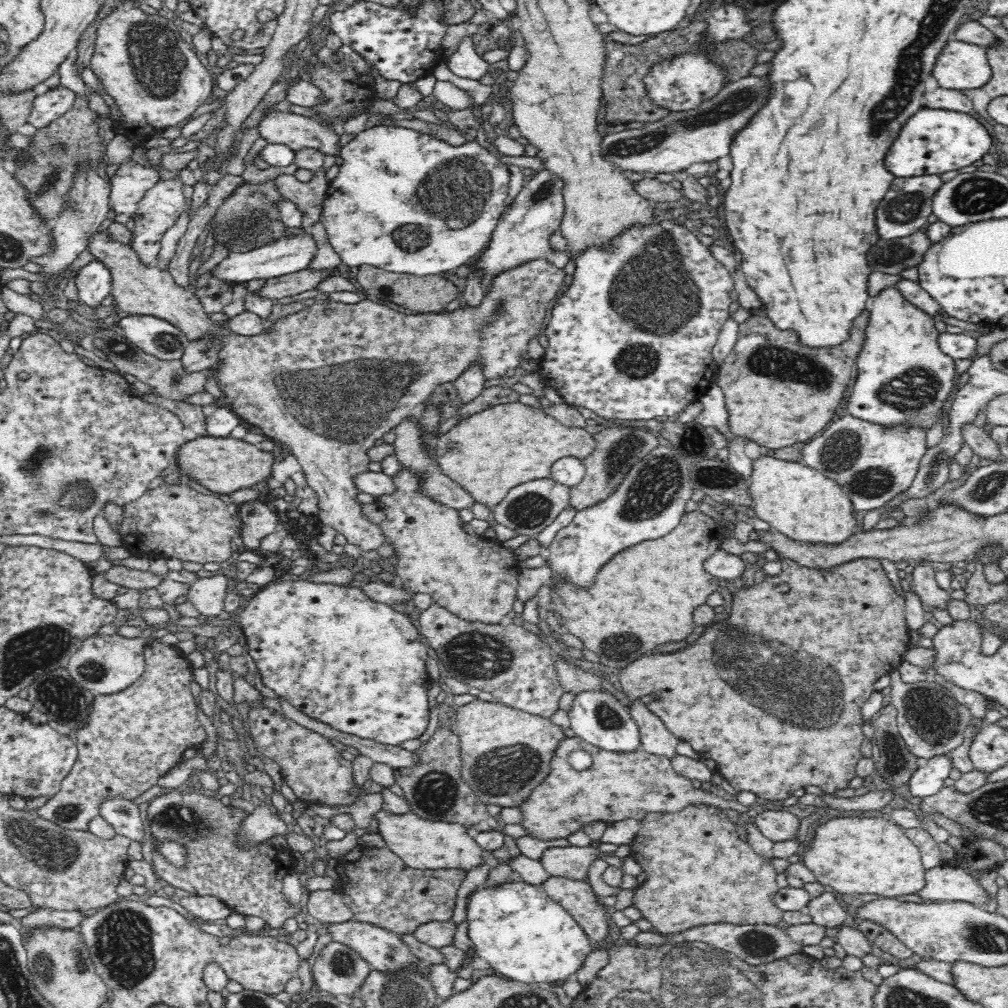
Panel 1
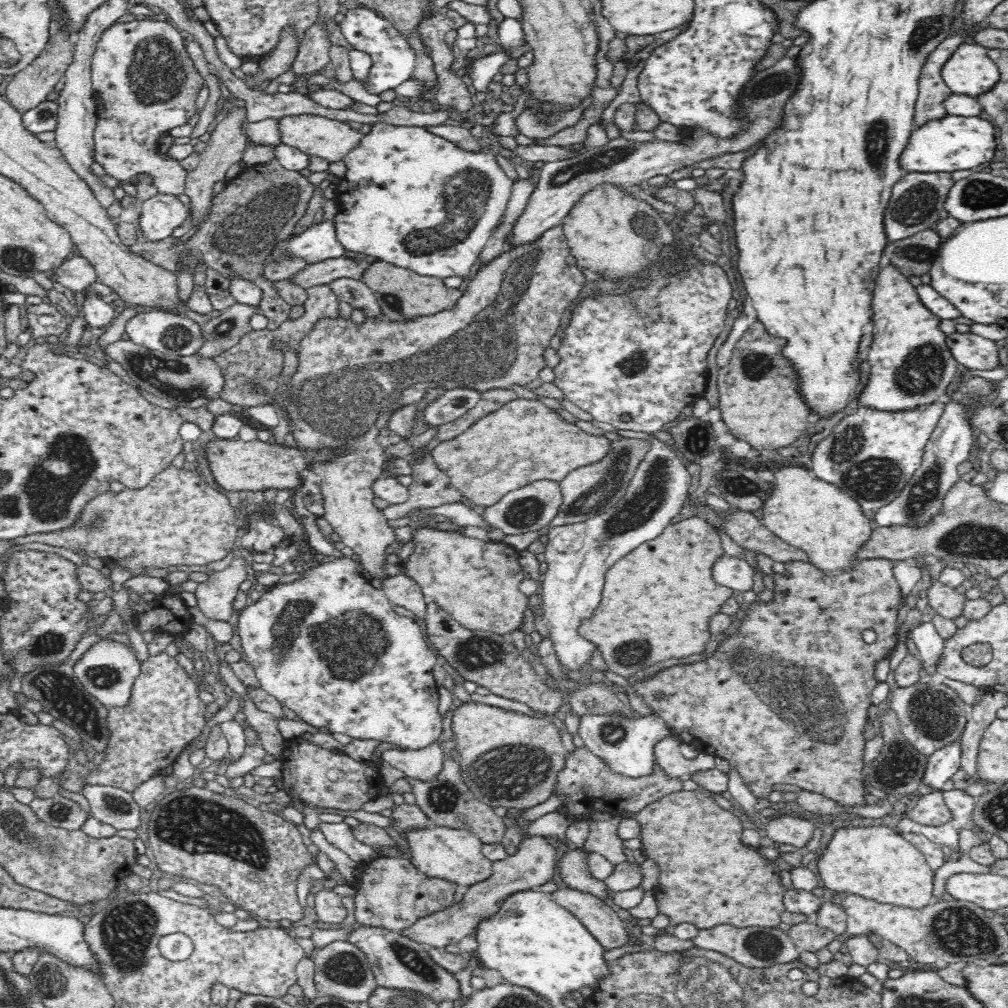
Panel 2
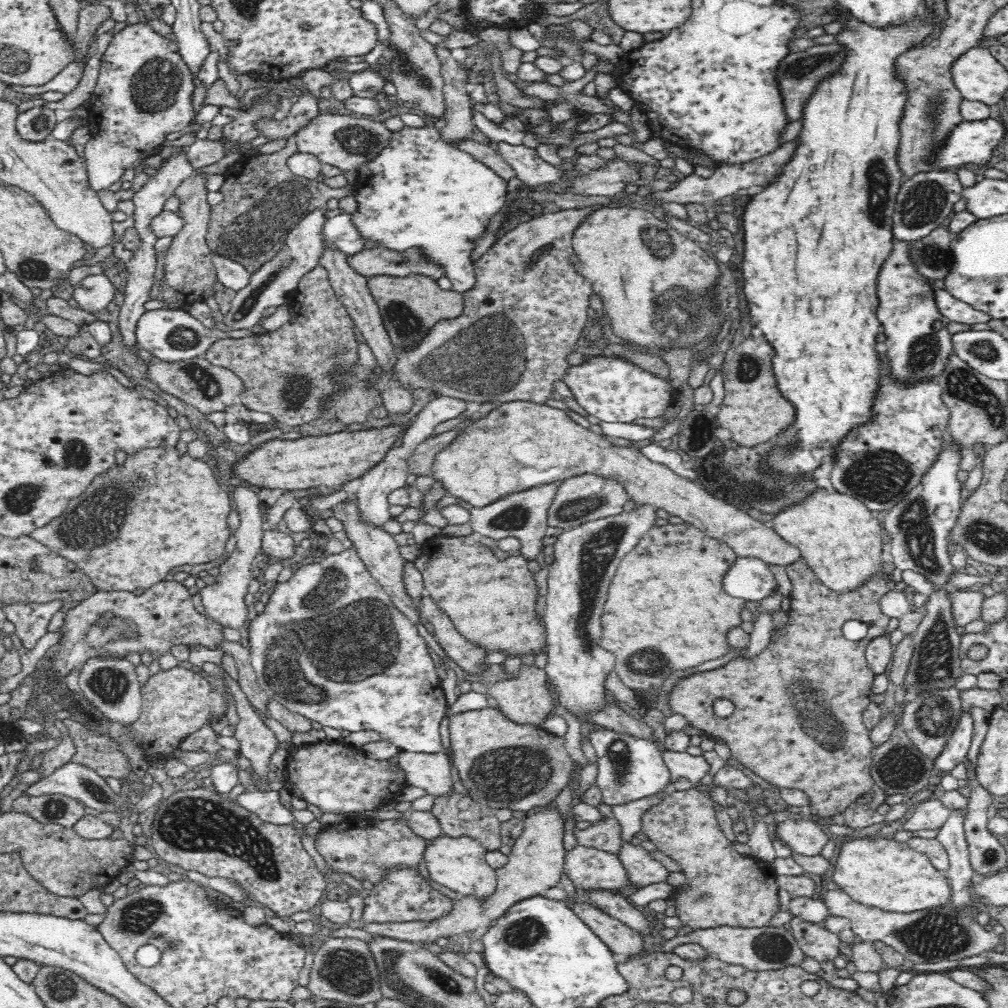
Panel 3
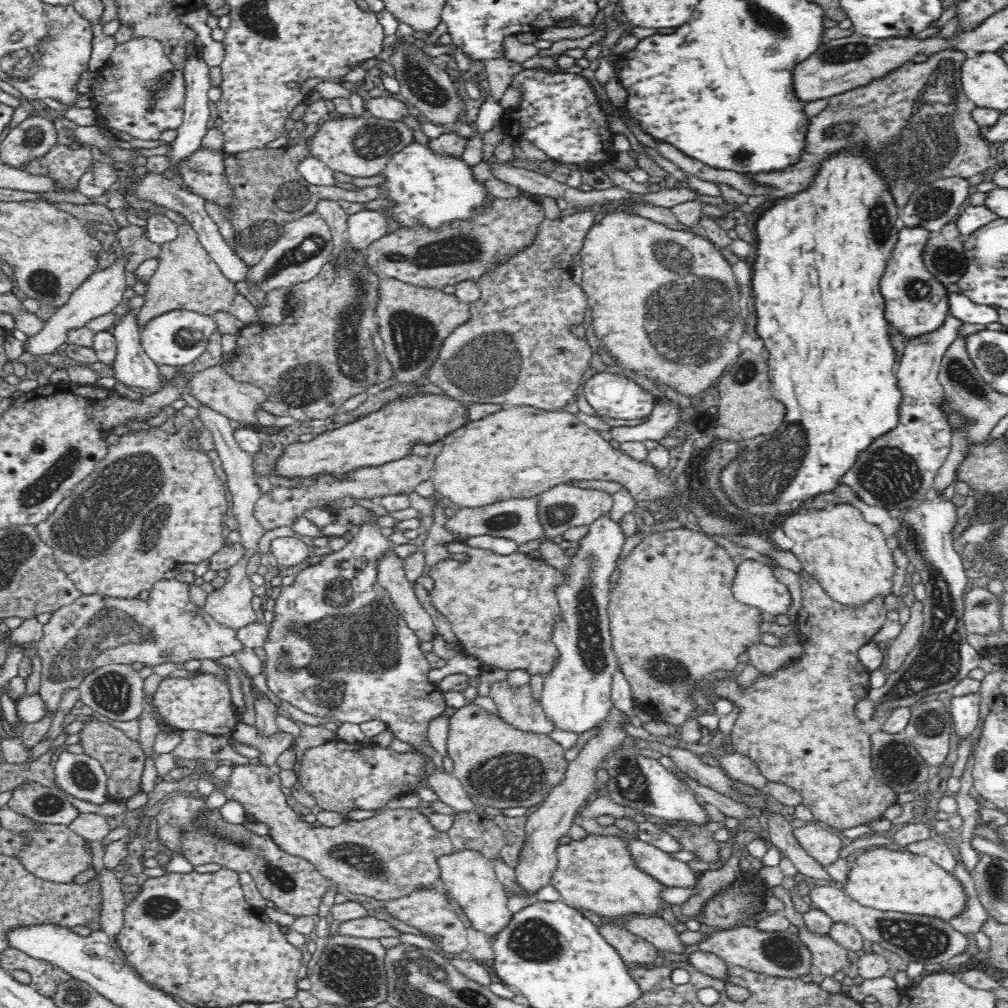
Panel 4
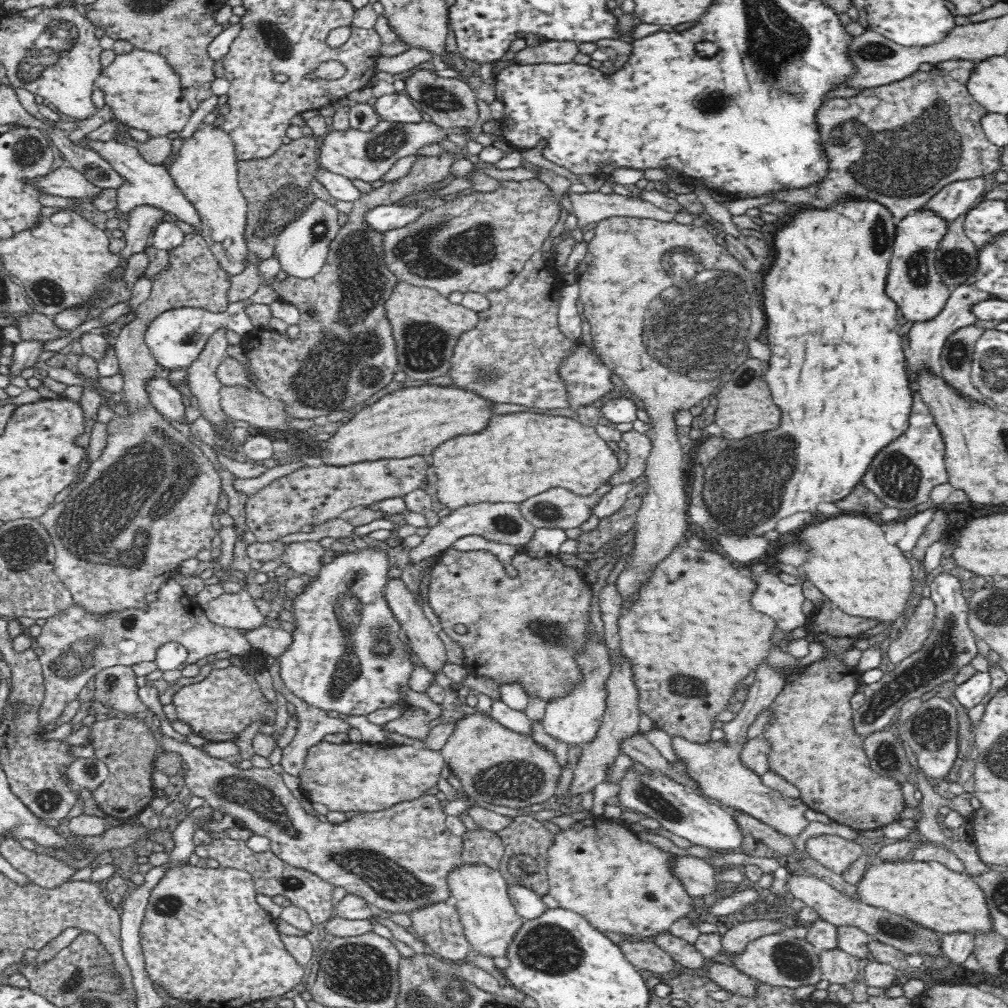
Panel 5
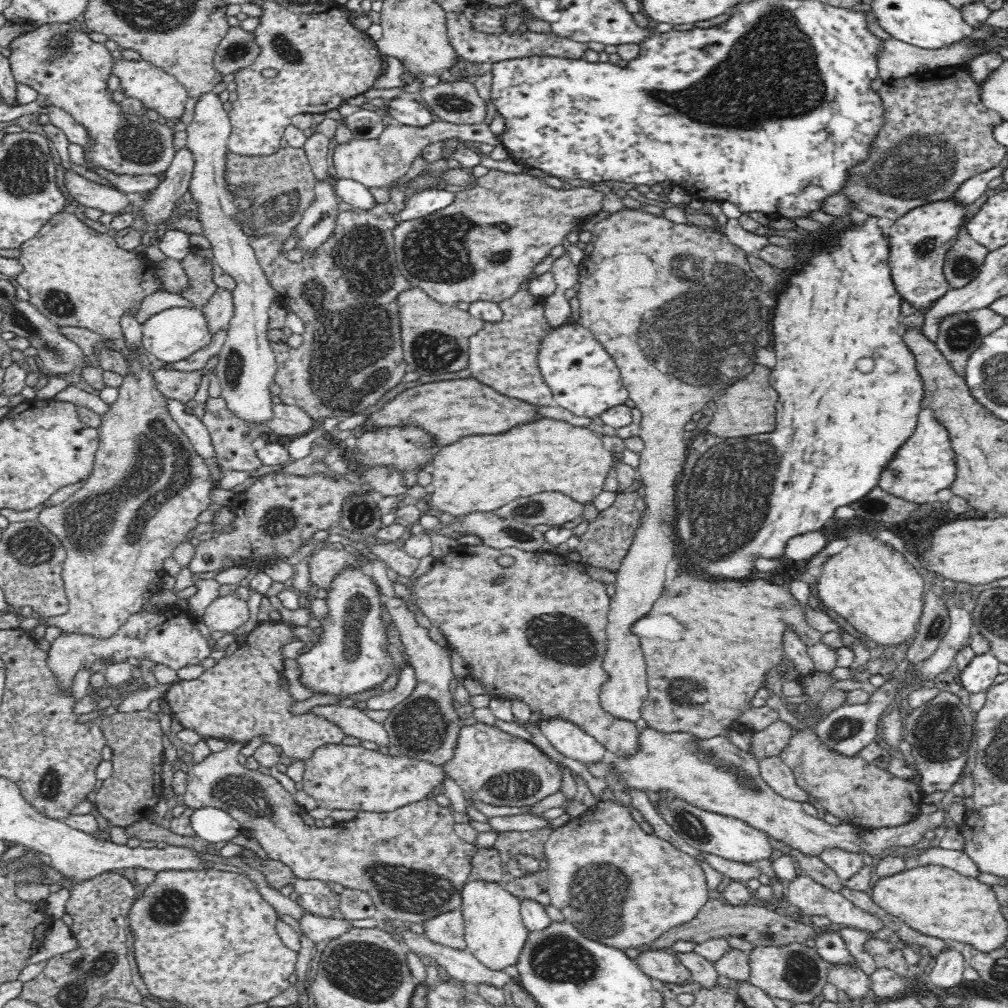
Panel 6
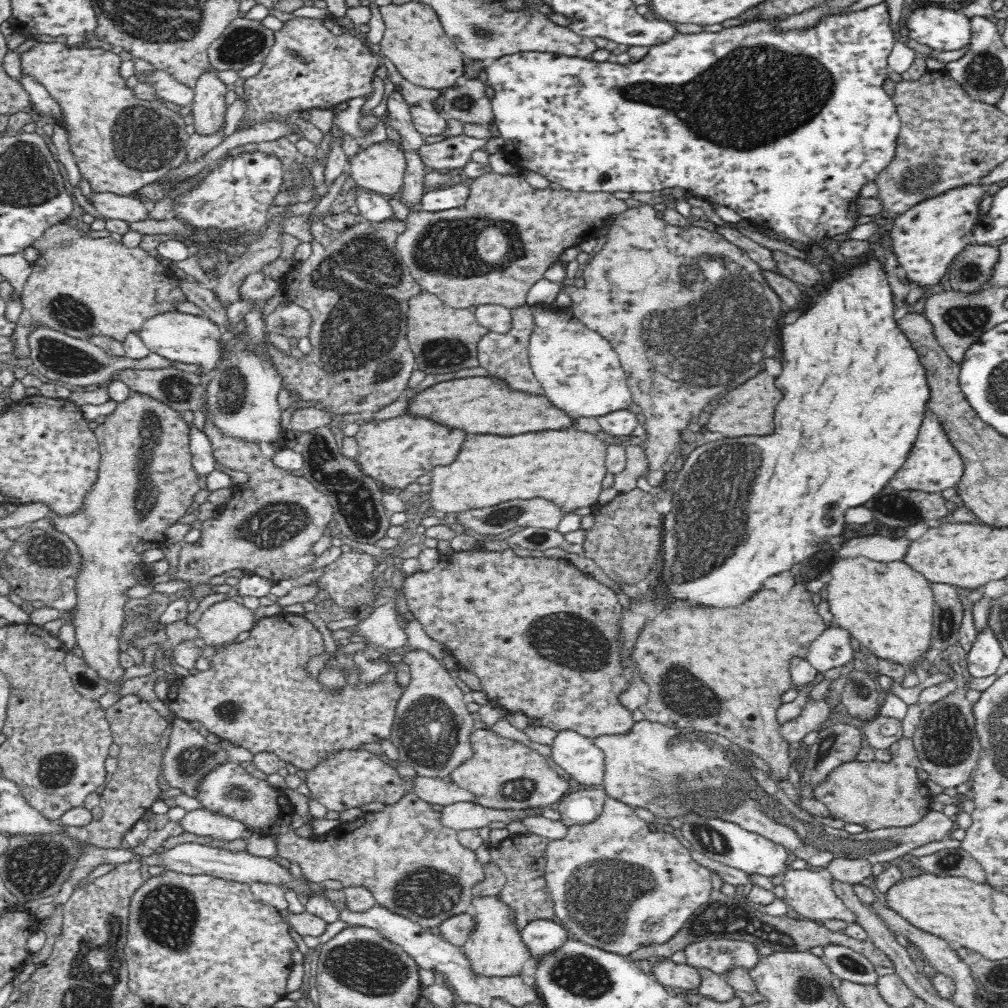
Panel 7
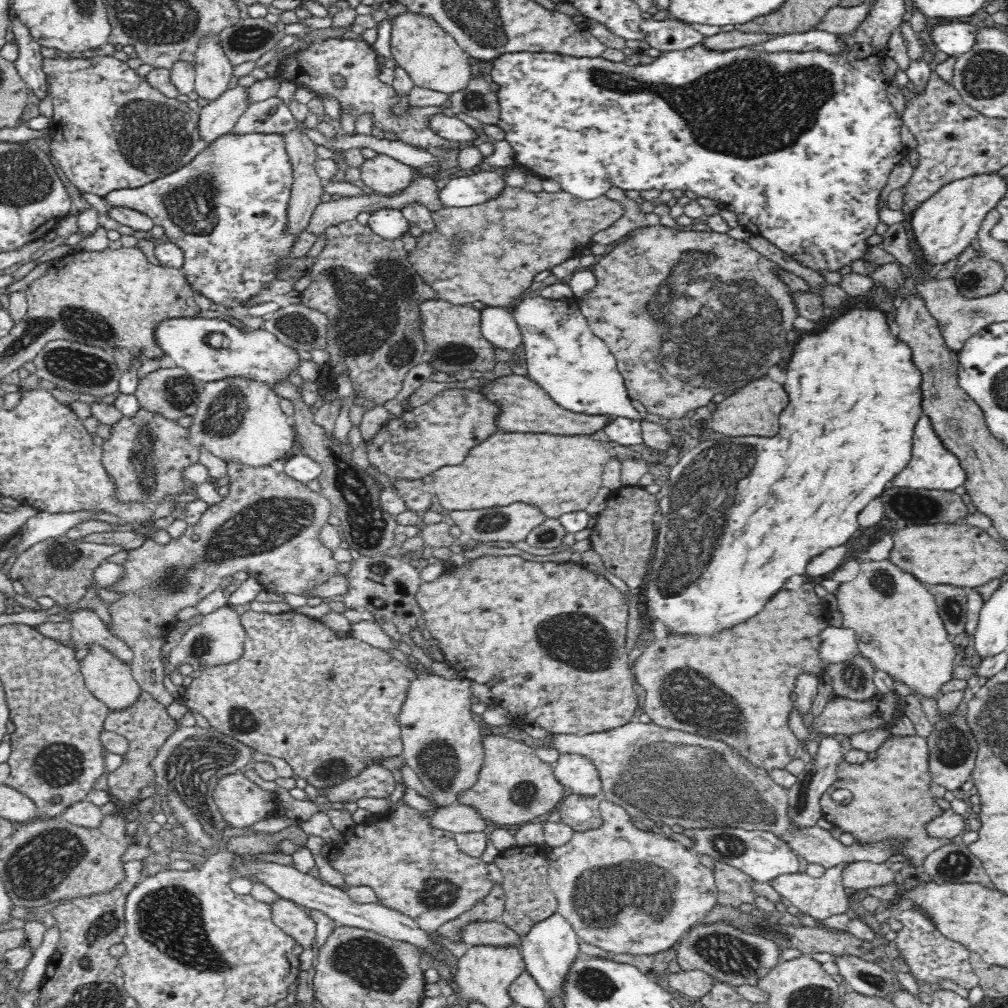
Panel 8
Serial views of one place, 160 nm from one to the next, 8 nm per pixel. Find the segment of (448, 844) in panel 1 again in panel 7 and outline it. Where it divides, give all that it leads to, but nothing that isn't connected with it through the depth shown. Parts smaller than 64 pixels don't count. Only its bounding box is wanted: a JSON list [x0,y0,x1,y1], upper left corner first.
[461,894,531,976]

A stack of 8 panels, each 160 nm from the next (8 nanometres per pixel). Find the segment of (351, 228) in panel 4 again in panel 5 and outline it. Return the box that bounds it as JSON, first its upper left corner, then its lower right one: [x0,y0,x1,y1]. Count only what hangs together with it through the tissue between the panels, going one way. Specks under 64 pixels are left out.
[364,205,424,233]

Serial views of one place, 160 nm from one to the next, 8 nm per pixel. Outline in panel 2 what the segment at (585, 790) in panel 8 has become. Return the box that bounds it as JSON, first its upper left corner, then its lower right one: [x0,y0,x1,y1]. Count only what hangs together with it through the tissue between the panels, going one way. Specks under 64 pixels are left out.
[541,440,691,670]

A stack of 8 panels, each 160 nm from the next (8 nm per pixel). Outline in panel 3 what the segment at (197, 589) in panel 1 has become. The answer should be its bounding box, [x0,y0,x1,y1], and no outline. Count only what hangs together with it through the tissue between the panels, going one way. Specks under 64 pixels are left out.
[199,485,265,629]

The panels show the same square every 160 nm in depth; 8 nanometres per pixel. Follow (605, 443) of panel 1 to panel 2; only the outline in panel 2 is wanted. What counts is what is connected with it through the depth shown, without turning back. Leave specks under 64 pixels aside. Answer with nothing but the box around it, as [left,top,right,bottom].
[549,437,651,528]

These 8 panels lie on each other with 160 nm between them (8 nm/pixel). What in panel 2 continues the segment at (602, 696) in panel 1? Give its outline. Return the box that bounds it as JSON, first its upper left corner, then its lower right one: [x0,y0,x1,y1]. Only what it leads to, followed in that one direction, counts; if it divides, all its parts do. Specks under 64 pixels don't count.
[577,712,672,778]

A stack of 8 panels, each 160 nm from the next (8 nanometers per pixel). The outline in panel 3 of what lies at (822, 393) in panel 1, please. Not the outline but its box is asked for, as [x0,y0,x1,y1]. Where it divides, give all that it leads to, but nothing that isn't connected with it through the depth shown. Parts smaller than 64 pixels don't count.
[717,332,794,447]

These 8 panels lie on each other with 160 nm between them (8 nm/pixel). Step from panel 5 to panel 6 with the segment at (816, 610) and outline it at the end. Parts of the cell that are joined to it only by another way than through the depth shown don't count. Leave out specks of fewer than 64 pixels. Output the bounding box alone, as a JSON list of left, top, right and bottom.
[779,670,923,830]

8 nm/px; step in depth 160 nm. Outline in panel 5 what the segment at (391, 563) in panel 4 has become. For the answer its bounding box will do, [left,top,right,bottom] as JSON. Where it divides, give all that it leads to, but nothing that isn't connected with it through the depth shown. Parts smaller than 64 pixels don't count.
[384,578,446,678]

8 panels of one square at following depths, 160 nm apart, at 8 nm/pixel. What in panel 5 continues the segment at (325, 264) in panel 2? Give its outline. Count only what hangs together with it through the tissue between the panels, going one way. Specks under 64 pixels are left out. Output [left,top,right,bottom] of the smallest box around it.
[382,178,560,296]

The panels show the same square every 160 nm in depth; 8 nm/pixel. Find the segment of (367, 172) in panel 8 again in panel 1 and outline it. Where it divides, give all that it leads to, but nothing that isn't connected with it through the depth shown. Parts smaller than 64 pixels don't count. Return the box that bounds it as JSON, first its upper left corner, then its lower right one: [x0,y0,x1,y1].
[257,109,339,155]

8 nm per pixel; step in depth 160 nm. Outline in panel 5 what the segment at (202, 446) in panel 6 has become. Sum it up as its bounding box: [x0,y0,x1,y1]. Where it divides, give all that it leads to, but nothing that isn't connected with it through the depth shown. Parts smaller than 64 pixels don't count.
[144,375,184,422]

